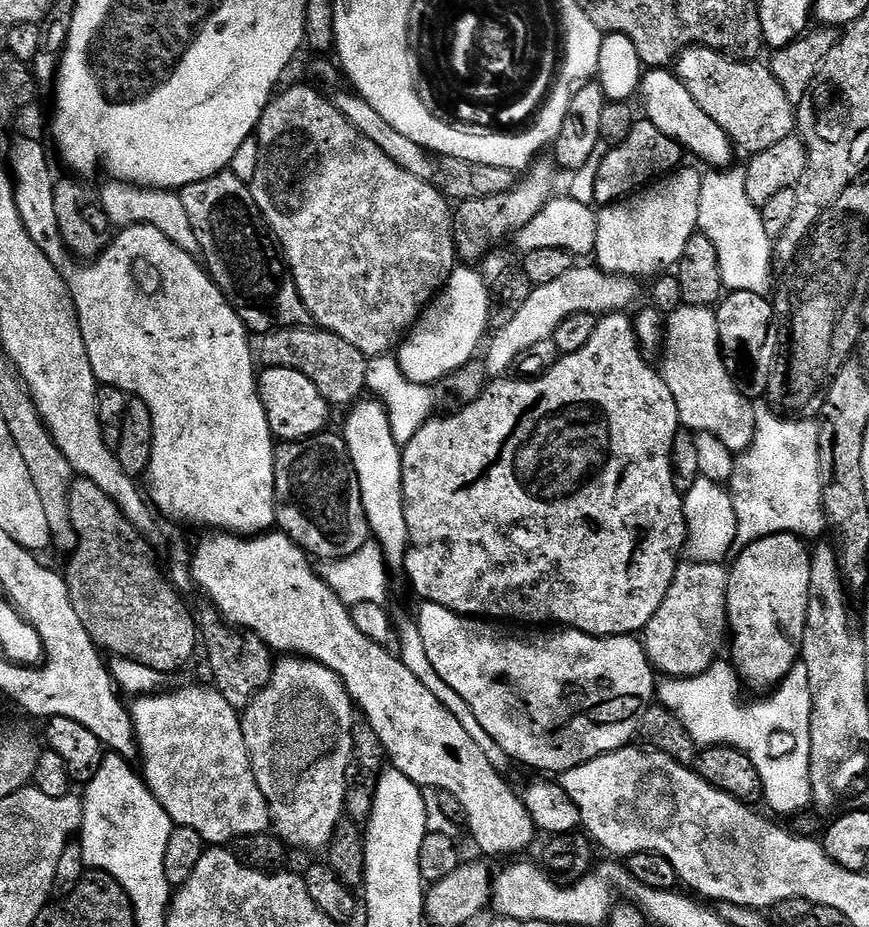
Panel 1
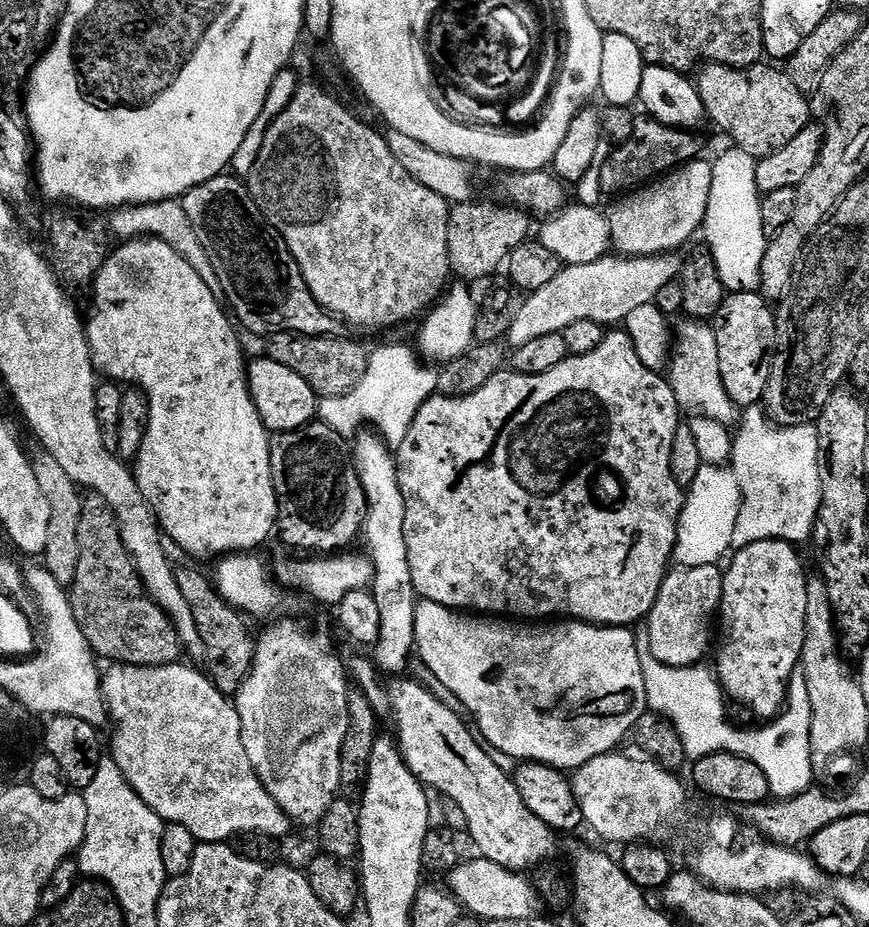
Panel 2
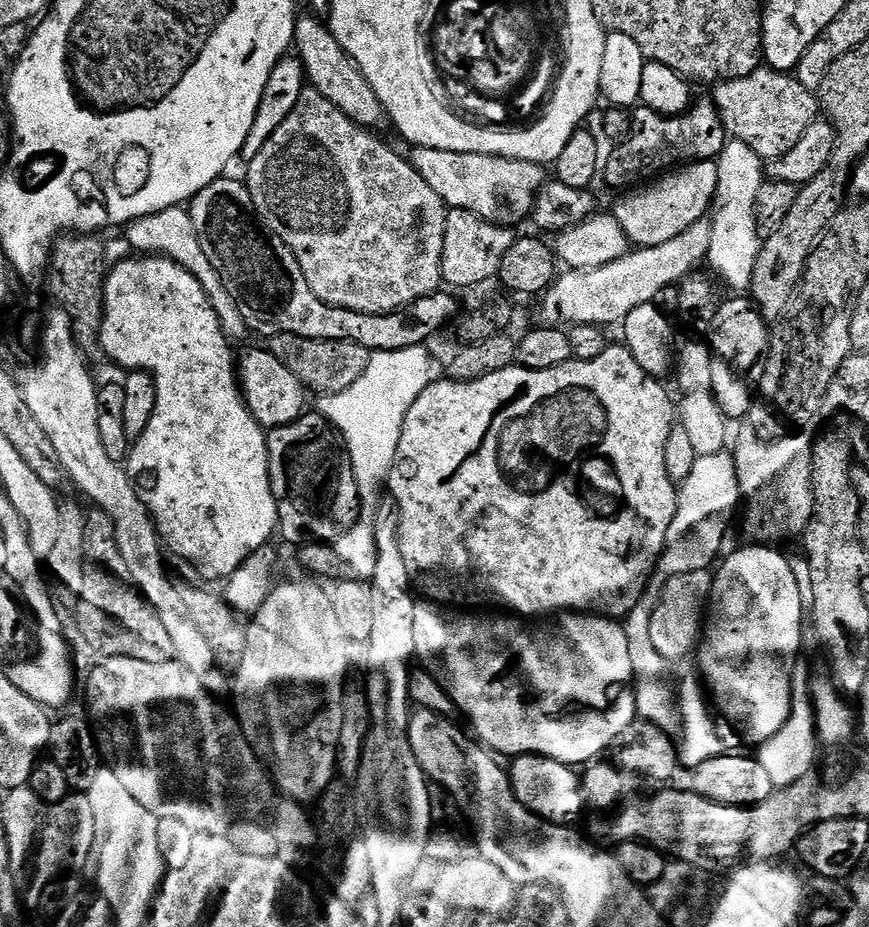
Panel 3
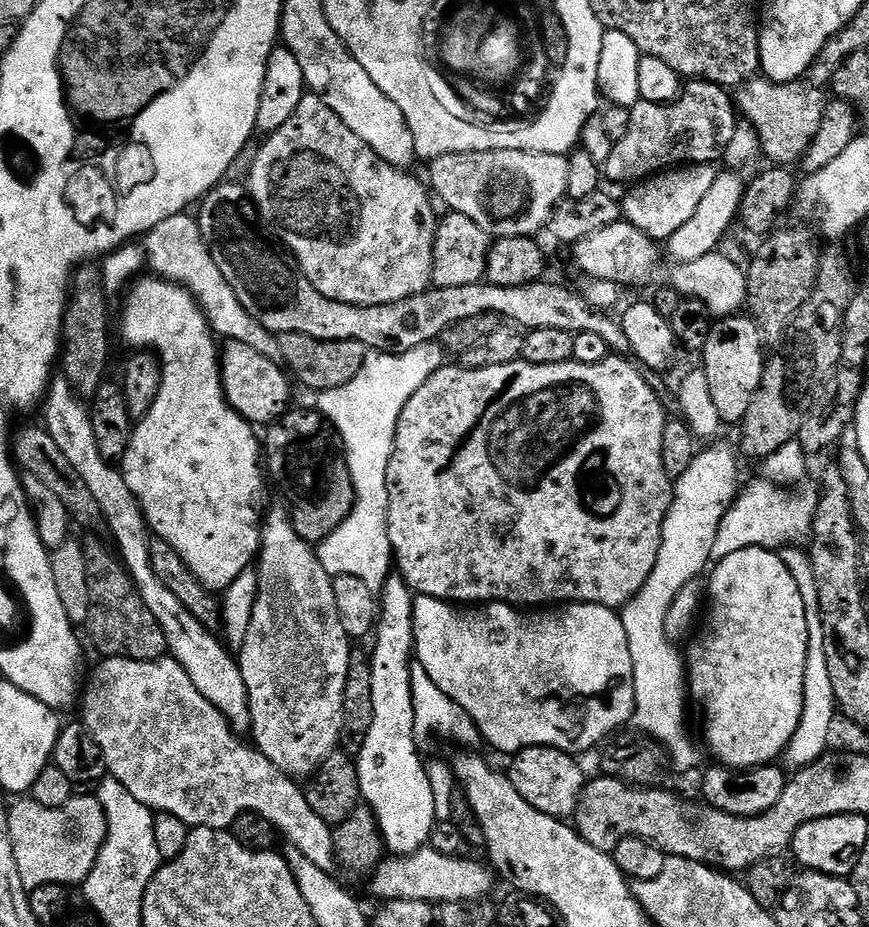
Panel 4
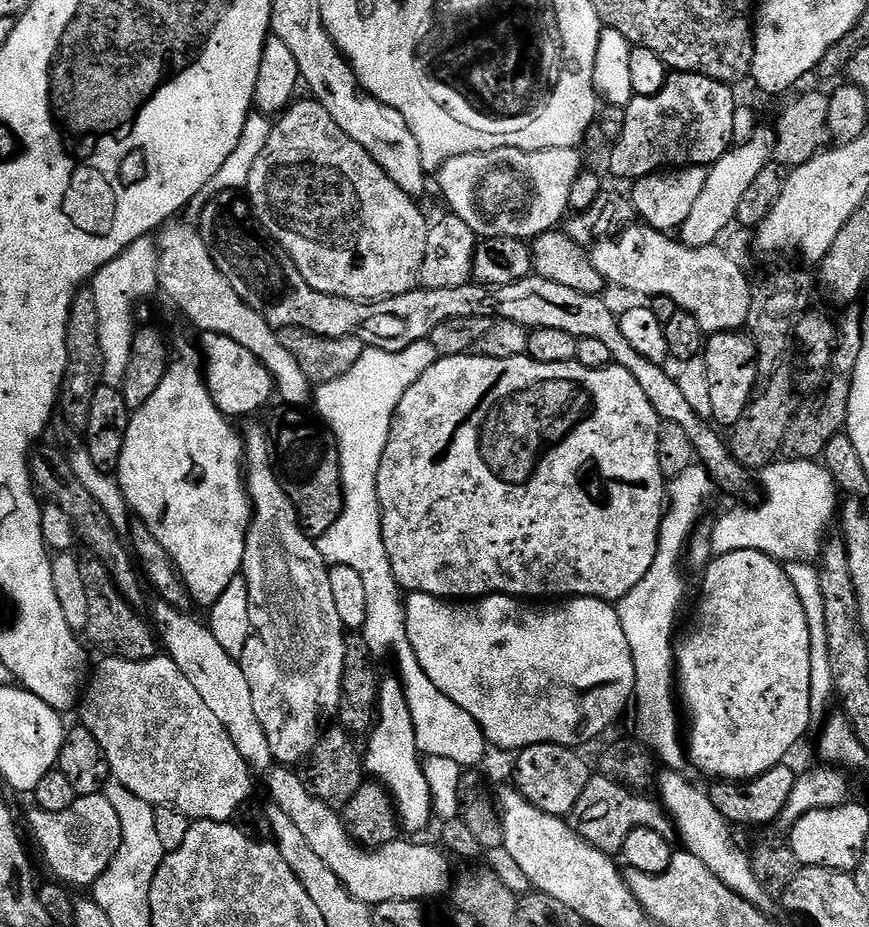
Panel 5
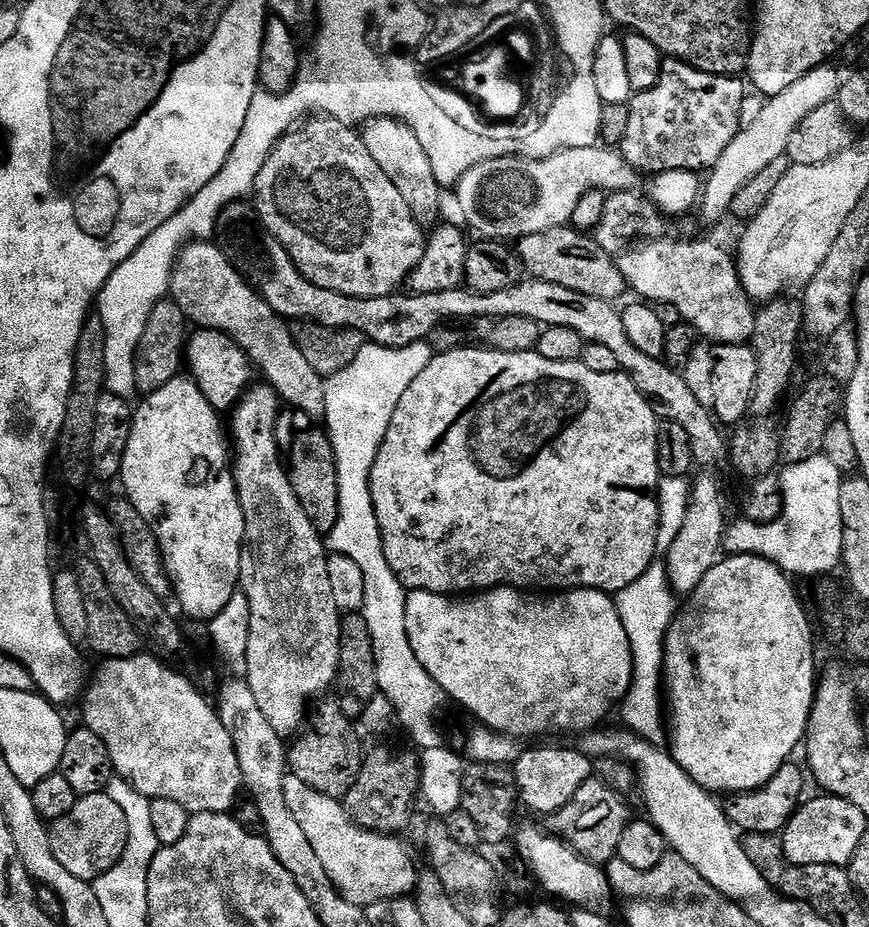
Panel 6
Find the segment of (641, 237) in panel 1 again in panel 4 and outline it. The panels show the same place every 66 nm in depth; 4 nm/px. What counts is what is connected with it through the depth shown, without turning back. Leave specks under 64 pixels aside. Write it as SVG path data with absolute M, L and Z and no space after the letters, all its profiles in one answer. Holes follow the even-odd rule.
M715 163L686 164L671 170L656 173L648 179L639 181L627 189L622 197L622 216L627 223L634 225L642 234L657 242L667 242L674 234L694 218L694 210L698 210L702 198L714 186L718 175Z

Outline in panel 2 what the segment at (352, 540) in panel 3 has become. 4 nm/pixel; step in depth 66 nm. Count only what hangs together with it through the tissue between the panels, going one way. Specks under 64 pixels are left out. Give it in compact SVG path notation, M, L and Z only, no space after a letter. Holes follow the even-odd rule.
M388 344L377 352L373 351L368 357L366 374L362 374L362 382L358 382L354 390L345 396L325 396L319 401L319 419L345 438L355 437L365 426L371 426L389 449L400 448L414 414L431 396L437 395L437 369L421 362L413 349L412 352L404 344Z

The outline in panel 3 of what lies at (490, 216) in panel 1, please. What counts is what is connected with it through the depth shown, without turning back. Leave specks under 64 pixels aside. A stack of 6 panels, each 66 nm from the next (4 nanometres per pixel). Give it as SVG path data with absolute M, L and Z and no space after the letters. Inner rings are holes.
M448 208L446 234L442 238L441 281L449 289L476 288L487 280L495 281L500 275L502 258L506 250L518 239L511 227L478 218L478 214L461 208Z

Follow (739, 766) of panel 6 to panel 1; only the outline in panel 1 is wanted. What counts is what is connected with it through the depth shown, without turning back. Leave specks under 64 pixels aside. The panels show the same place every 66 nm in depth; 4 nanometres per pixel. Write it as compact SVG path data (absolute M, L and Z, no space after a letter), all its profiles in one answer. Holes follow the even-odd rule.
M778 534L739 549L738 555L728 574L730 664L747 687L772 690L800 660L812 553L801 537Z

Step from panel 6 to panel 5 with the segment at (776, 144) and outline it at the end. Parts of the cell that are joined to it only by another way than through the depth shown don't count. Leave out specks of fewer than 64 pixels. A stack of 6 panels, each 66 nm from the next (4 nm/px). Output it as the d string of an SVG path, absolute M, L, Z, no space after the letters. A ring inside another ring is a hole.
M760 126L749 141L735 145L717 164L708 168L706 186L702 186L702 194L698 194L694 210L690 210L690 218L686 218L686 222L678 230L683 244L691 248L716 244L719 236L728 227L733 227L738 214L738 202L742 202L746 190L750 190L750 186L754 186L756 179L773 163L775 151L775 131L771 127Z

